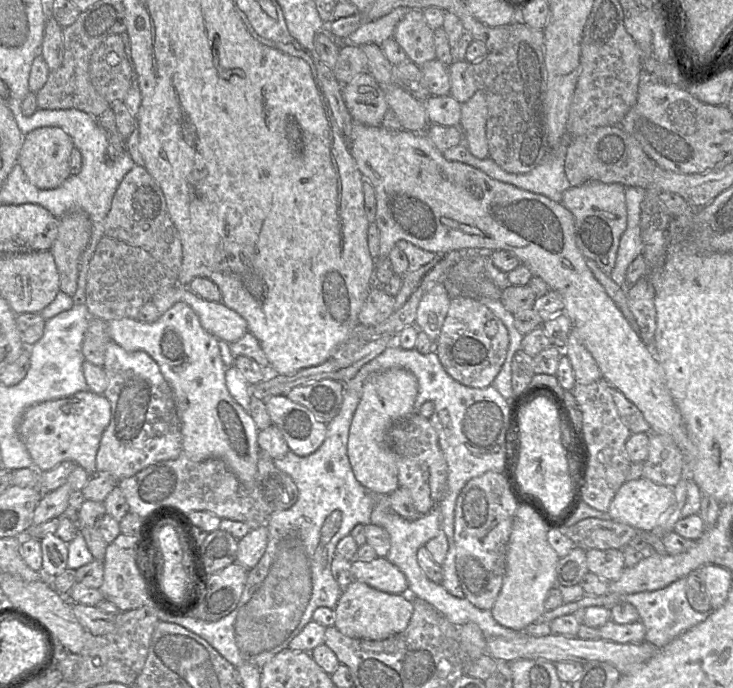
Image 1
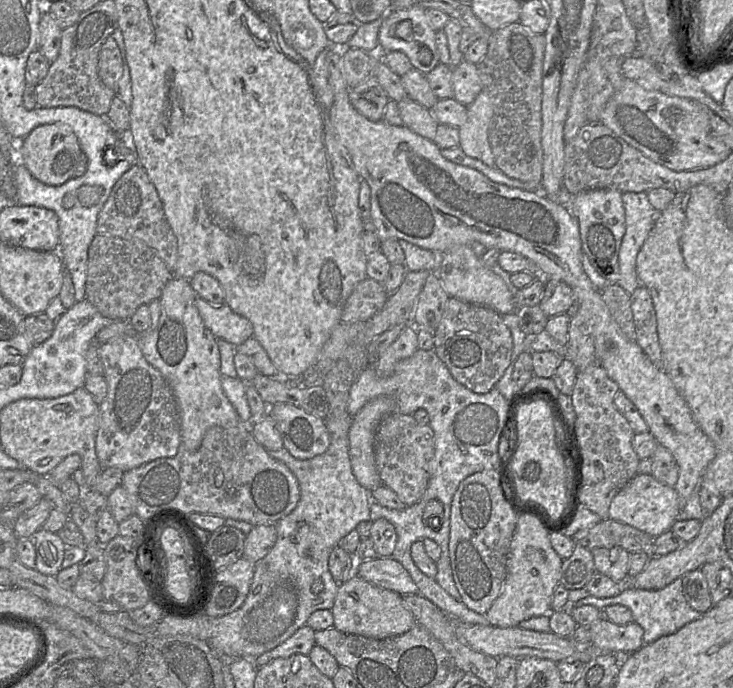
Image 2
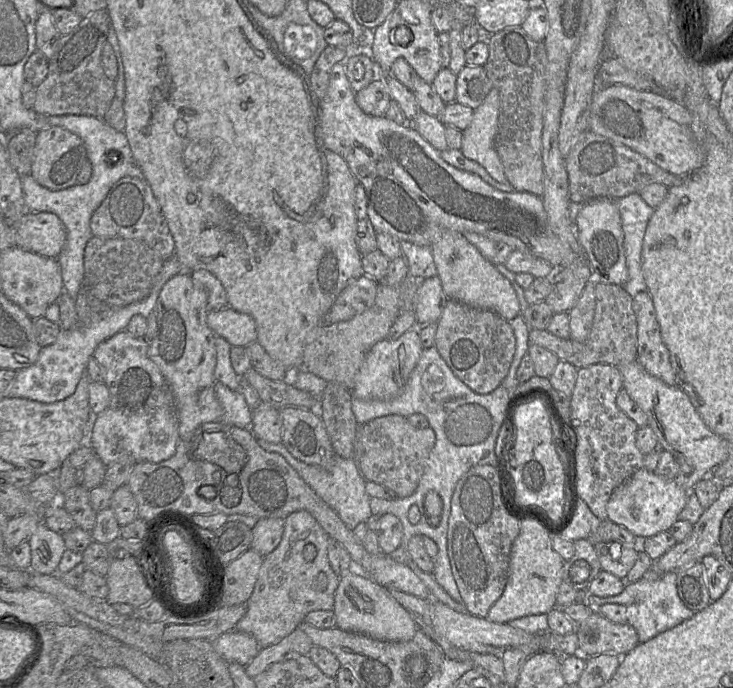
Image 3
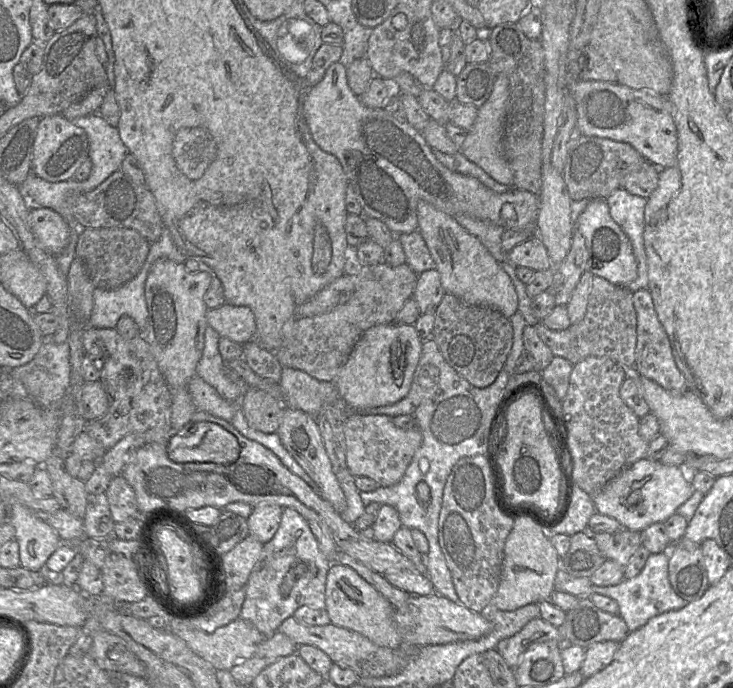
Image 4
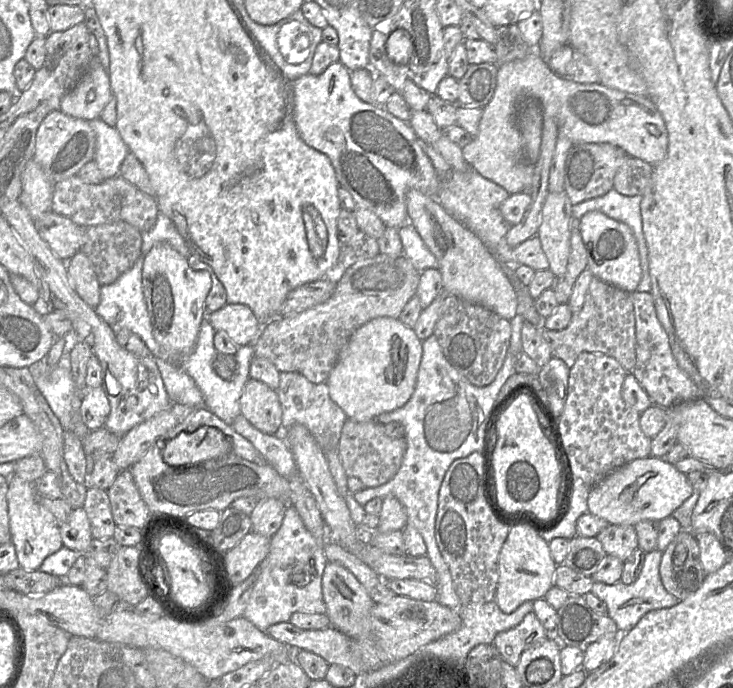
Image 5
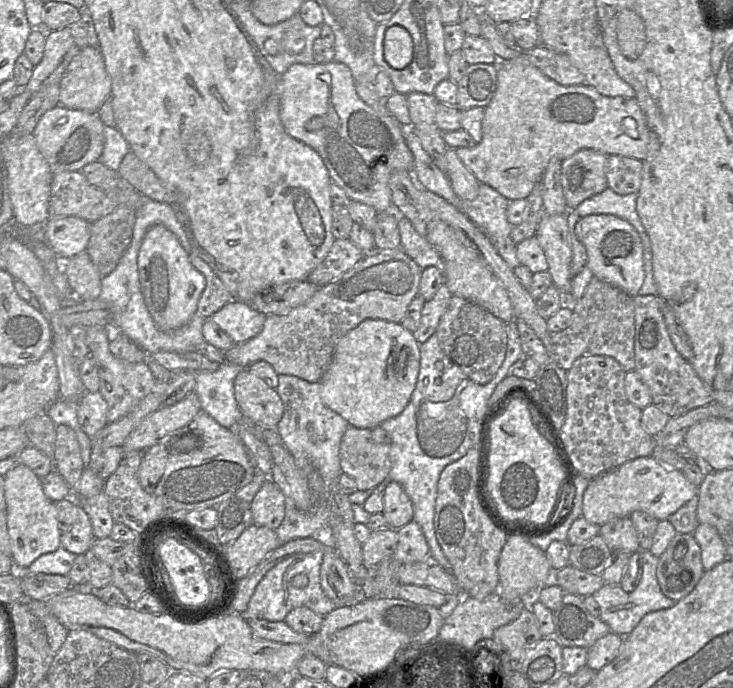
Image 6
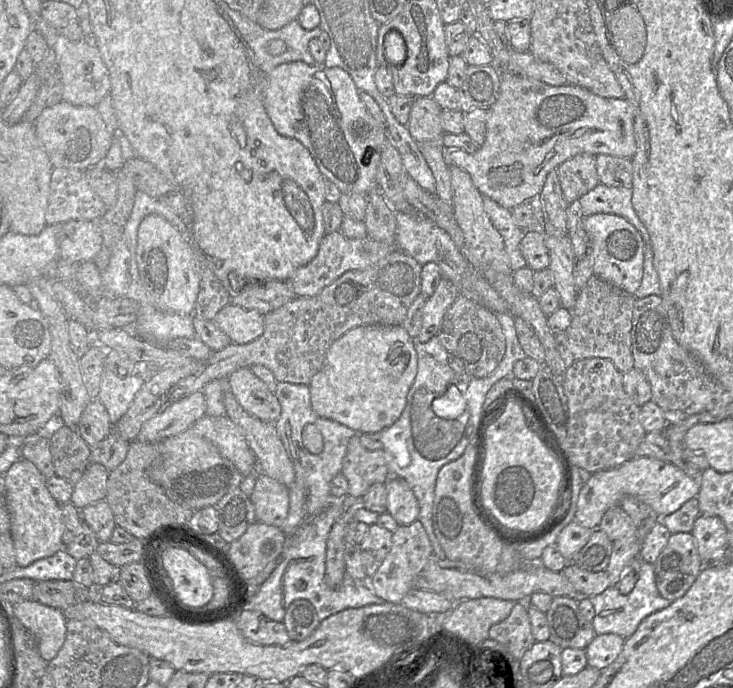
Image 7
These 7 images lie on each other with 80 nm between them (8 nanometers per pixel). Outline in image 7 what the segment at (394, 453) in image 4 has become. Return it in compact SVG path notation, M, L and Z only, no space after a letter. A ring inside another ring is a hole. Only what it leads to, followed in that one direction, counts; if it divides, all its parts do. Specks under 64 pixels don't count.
M360 434L354 435L350 438L346 454L342 461L341 474L345 476L348 482L347 495L362 498L368 488L375 483L387 482L387 465L385 460L385 453L382 449L367 450L360 443Z

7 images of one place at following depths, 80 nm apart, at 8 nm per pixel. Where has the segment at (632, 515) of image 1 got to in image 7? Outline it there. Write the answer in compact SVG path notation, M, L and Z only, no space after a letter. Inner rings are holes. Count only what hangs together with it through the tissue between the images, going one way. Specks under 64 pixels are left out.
M633 457L619 466L591 474L580 490L574 521L584 528L597 529L605 512L619 505L625 496L637 497L651 506L659 517L664 517L697 497L699 490L699 478L687 475L673 463L653 457Z

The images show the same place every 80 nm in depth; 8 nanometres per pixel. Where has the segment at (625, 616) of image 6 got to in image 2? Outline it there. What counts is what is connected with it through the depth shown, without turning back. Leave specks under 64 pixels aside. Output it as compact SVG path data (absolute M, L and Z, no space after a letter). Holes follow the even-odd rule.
M677 578L666 587L659 590L637 589L631 586L622 586L621 592L613 597L597 598L589 595L574 604L569 604L568 610L571 608L583 605L592 605L600 610L603 610L609 605L620 604L628 607L633 616L633 622L636 622L643 628L643 643L650 644L662 636L670 635L678 631L684 625L700 619L704 613L693 609L686 601L683 595L682 579Z

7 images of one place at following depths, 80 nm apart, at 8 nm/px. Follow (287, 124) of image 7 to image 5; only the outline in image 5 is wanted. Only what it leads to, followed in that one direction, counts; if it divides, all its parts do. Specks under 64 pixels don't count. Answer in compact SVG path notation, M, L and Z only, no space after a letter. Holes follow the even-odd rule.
M339 61L329 65L326 70L320 75L312 75L310 73L299 77L292 82L292 93L294 100L294 121L297 127L297 131L301 139L310 147L325 154L331 161L331 164L335 170L336 178L339 186L346 189L353 197L357 208L368 209L375 213L386 227L392 227L399 229L408 223L407 208L405 203L406 193L415 189L420 191L426 196L436 197L440 188L440 178L431 162L429 157L423 150L422 142L417 138L413 129L407 122L404 122L392 114L390 114L384 106L375 104L369 104L363 102L357 97L352 89L350 81L350 71Z

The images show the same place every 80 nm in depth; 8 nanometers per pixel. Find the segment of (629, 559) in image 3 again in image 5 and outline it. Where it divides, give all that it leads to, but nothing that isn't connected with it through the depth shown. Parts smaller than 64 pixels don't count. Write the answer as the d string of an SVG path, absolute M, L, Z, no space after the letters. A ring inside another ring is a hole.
M610 524L596 538L607 555L616 556L624 562L638 548L637 534L631 525Z

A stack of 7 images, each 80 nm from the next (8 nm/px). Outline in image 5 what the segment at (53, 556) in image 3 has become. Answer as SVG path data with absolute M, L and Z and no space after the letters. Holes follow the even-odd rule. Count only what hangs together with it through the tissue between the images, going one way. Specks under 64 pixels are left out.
M16 474L8 479L7 503L11 542L16 549L19 568L25 571L37 571L45 558L63 546L55 518L39 504L34 483Z

